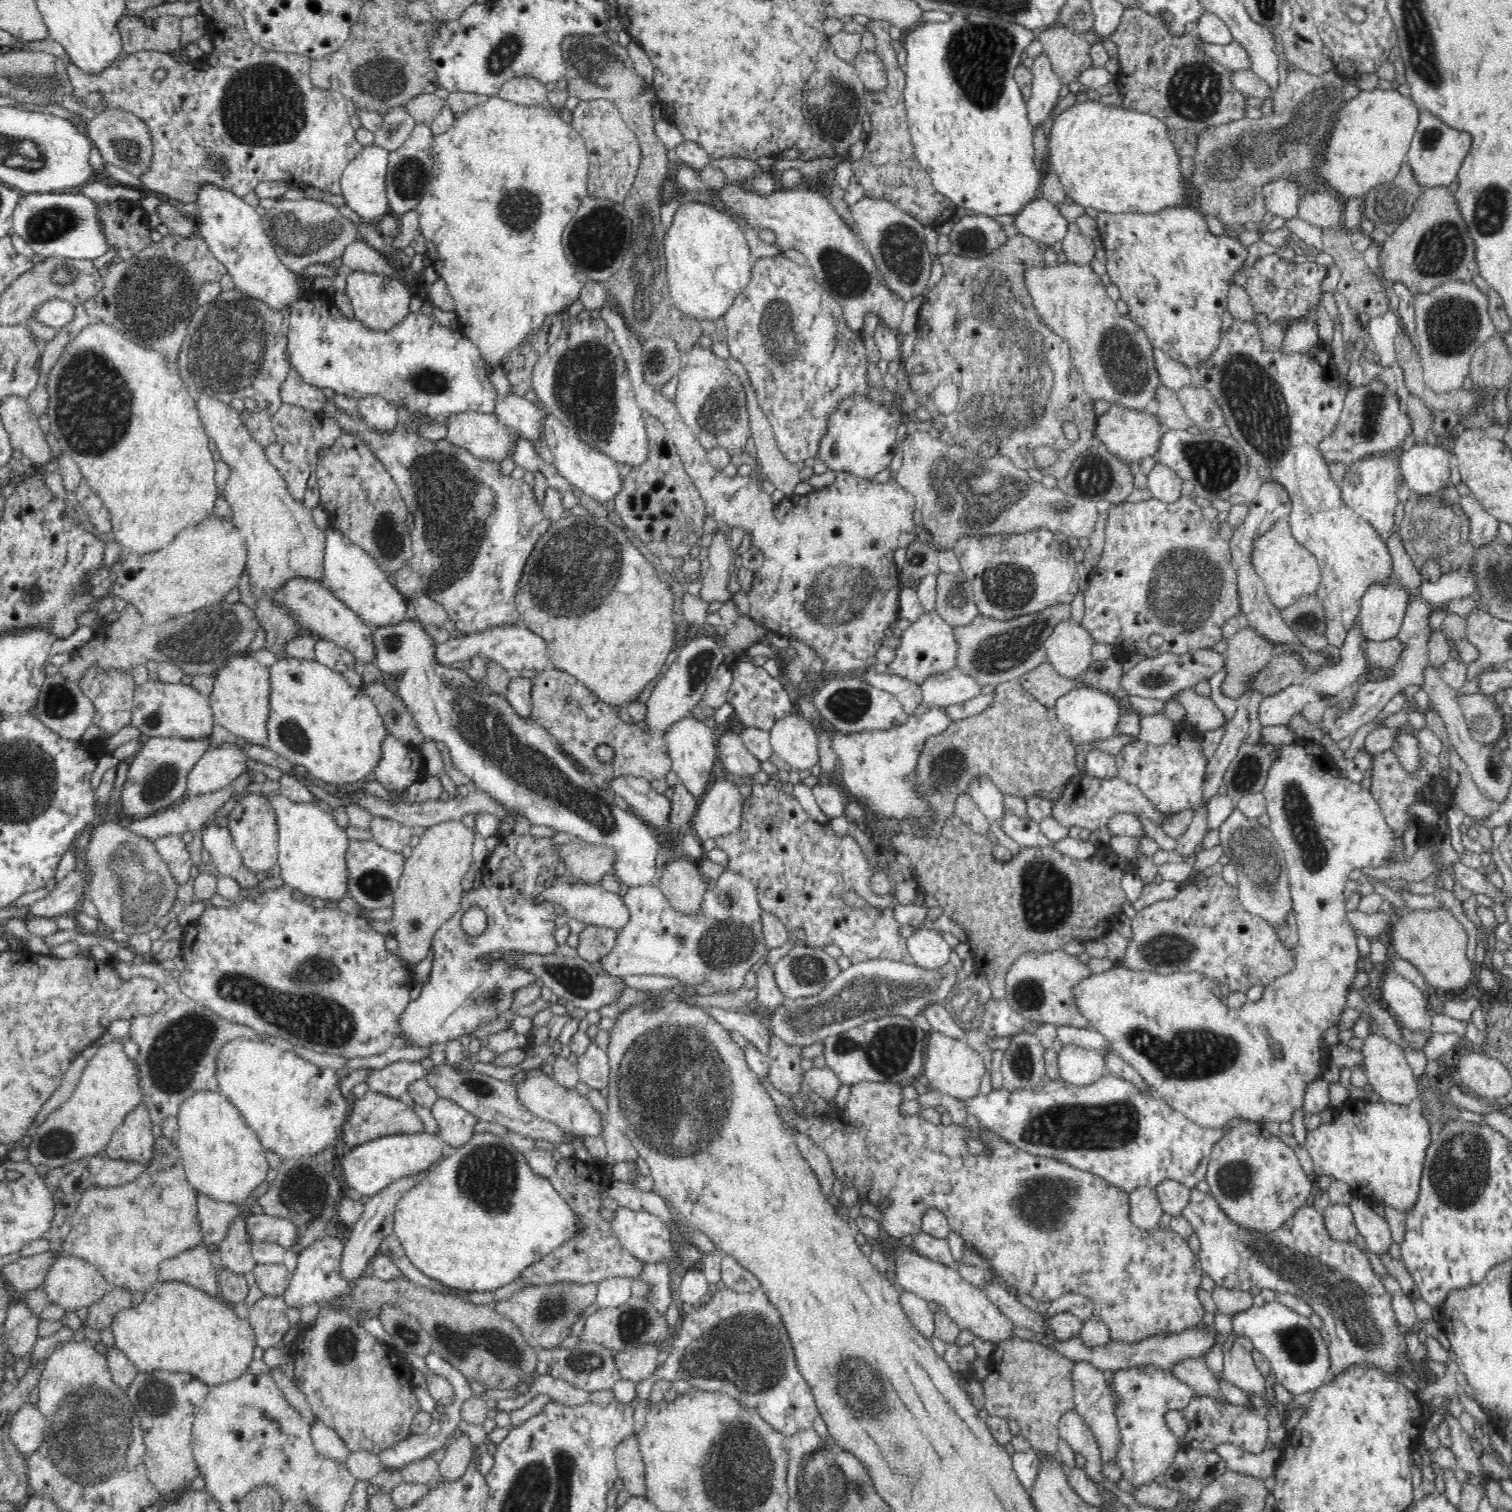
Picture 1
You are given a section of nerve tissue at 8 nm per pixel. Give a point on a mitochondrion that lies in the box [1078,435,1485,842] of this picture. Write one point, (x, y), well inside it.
(1179, 587)

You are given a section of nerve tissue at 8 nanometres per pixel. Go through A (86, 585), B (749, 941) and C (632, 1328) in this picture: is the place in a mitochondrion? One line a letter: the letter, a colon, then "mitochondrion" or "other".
A: other
B: mitochondrion
C: mitochondrion

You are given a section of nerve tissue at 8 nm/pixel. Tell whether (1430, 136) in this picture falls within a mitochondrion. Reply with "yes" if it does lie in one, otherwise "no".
yes

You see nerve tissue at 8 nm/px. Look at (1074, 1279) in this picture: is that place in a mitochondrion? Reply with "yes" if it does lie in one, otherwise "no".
no

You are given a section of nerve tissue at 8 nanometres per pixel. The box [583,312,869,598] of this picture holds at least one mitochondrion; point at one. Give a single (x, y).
(714, 406)

